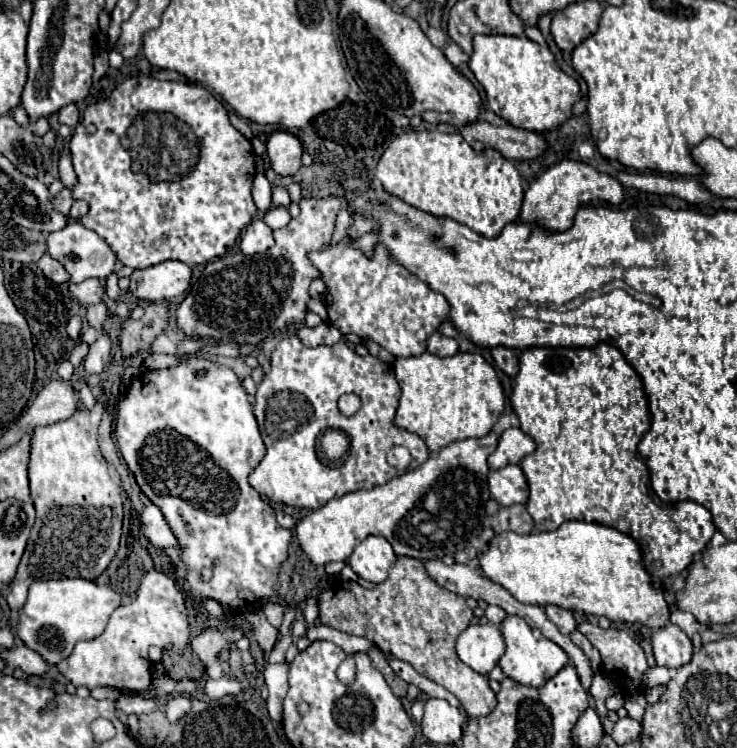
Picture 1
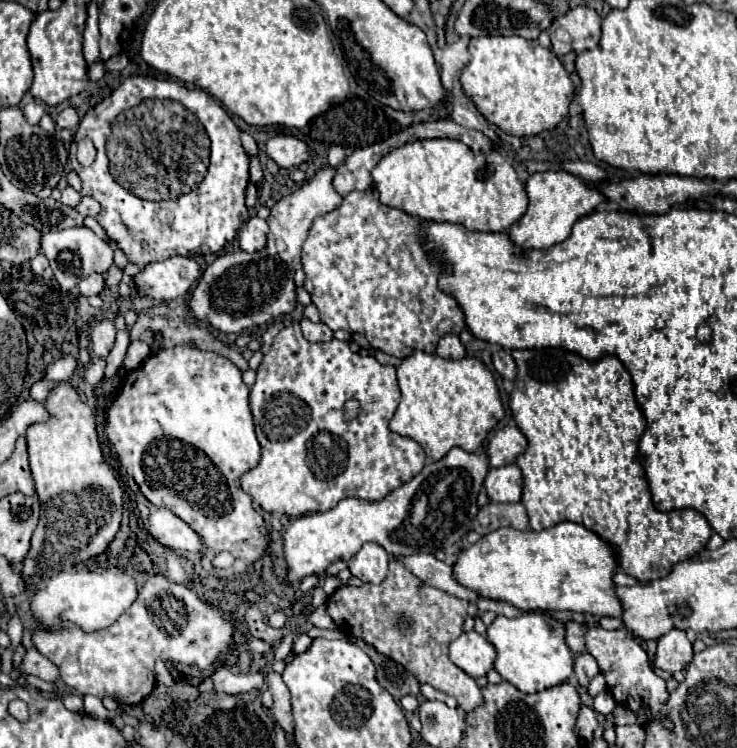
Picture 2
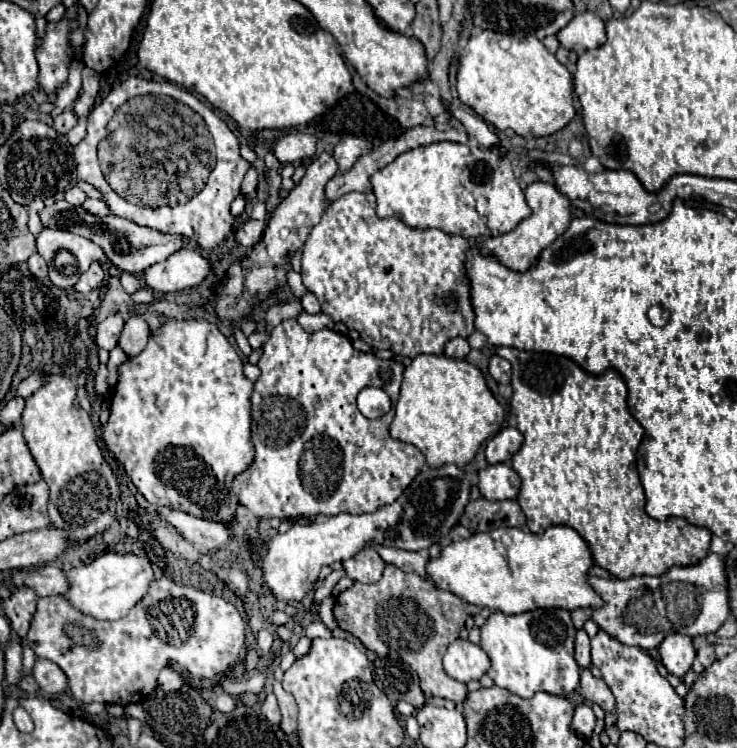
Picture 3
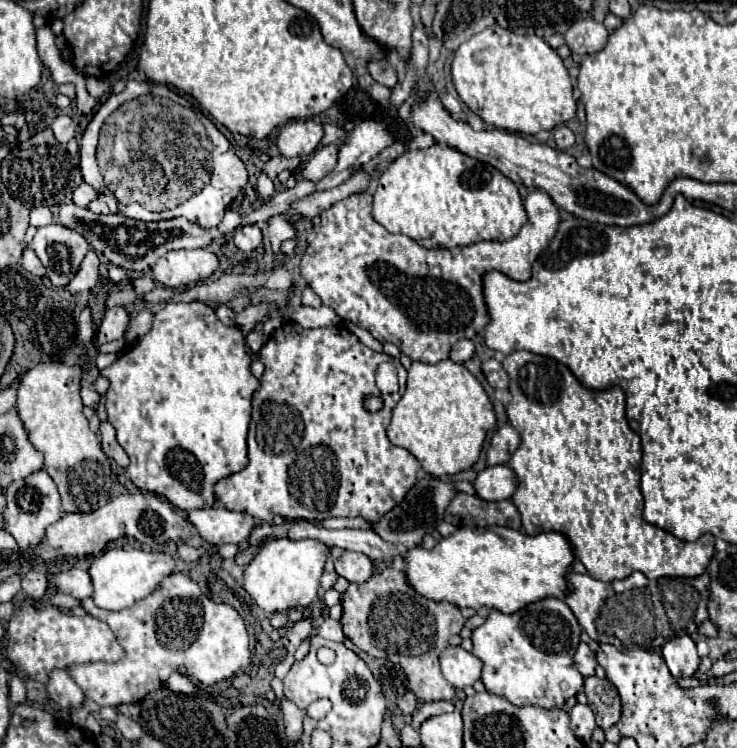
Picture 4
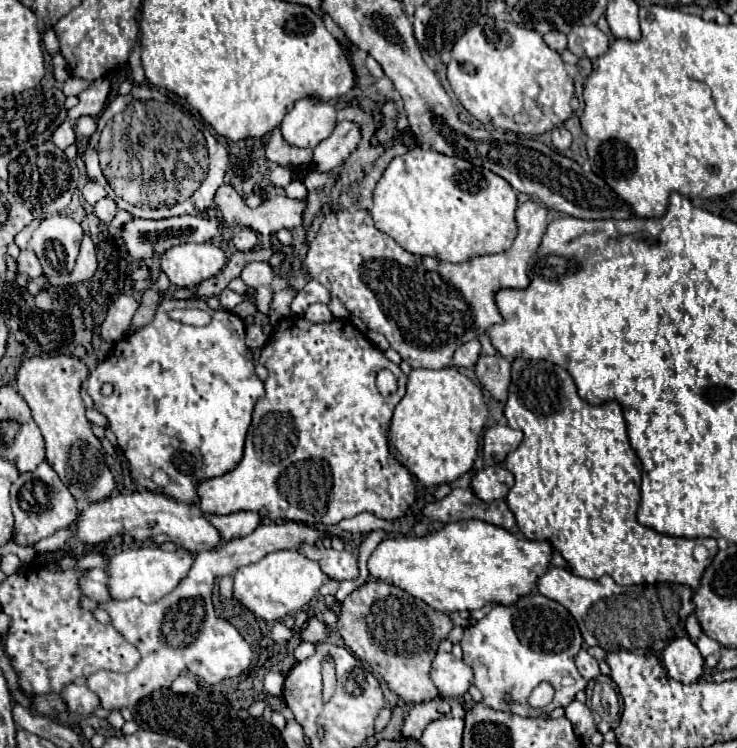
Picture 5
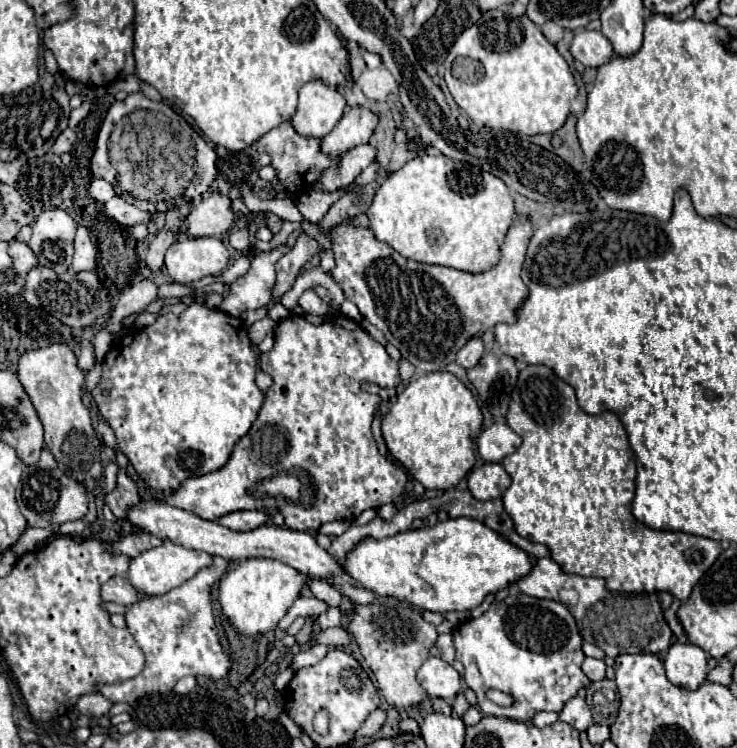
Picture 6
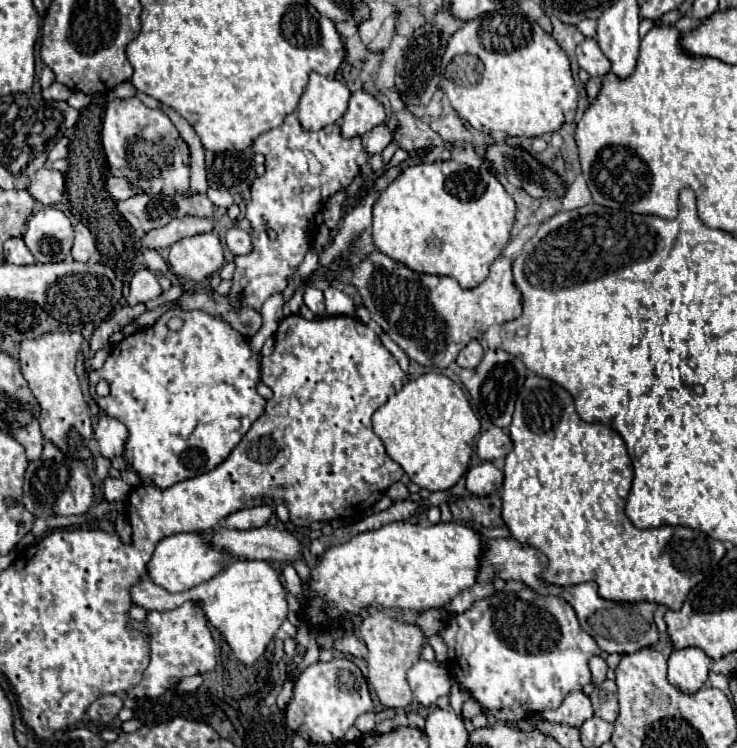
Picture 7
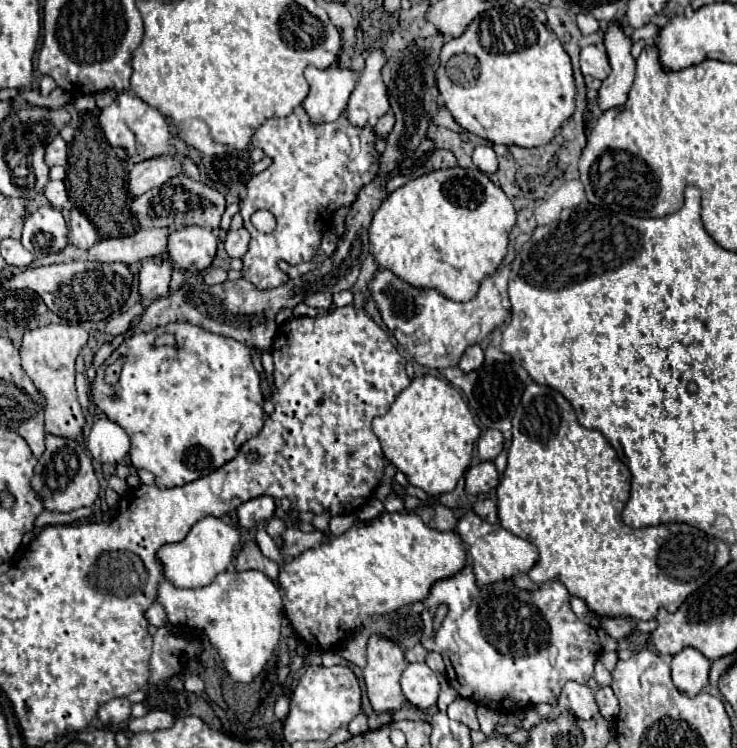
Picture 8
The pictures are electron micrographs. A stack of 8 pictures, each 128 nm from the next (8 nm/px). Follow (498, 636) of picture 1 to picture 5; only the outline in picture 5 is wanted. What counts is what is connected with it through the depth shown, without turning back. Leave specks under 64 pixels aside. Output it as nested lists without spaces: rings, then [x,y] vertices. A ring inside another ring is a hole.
[[[438,652],[432,662],[432,680],[442,696],[458,698],[472,684],[472,668],[450,652]]]

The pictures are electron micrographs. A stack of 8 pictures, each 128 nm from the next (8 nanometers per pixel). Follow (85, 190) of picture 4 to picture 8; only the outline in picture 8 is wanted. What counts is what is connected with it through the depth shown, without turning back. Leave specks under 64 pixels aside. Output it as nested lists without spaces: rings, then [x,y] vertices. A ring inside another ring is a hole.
[[[174,152],[172,156],[160,156],[134,164],[128,170],[128,192],[142,196],[150,188],[158,188],[182,170],[182,158]]]

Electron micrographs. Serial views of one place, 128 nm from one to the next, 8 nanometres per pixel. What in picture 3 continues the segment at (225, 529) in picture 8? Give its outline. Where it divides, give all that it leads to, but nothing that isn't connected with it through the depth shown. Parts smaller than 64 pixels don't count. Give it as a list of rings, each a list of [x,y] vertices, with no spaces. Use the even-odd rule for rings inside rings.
[[[104,552],[94,562],[78,568],[70,568],[68,576],[68,592],[64,598],[82,614],[98,618],[98,620],[120,620],[124,618],[130,608],[142,600],[148,590],[148,584],[154,580],[154,572],[150,564],[136,554],[116,554]]]

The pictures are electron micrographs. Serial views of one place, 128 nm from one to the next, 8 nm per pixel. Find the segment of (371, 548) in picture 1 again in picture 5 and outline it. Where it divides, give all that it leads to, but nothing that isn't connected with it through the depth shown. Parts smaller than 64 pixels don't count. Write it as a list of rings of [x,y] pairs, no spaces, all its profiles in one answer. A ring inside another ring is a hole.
[[[302,546],[298,548],[302,554],[306,554],[312,560],[318,560],[324,574],[328,574],[334,580],[356,580],[358,578],[358,558],[352,552],[338,552],[338,550],[326,550],[318,546]]]

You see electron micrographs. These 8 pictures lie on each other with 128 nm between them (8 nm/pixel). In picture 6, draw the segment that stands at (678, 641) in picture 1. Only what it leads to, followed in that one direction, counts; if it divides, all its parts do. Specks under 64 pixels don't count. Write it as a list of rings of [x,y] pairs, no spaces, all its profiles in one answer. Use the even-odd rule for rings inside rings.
[[[674,642],[664,658],[666,676],[672,684],[696,690],[706,680],[706,662],[708,654],[690,644],[690,642]]]

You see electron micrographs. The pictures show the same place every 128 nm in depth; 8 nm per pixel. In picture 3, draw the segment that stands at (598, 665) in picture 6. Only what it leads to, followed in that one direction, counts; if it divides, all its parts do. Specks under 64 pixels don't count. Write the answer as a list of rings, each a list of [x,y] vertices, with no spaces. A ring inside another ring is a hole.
[[[580,628],[576,632],[576,662],[580,668],[588,668],[592,662],[590,662],[590,638],[586,634],[584,628]]]

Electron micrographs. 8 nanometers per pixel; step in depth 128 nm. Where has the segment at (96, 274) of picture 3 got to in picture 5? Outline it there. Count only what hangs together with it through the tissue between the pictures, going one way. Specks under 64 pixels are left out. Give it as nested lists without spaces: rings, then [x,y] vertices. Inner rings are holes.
[[[84,236],[82,240],[82,246],[80,246],[80,256],[76,260],[76,266],[70,274],[72,282],[86,282],[86,280],[92,280],[96,272],[96,250],[94,250],[94,244],[88,236]]]

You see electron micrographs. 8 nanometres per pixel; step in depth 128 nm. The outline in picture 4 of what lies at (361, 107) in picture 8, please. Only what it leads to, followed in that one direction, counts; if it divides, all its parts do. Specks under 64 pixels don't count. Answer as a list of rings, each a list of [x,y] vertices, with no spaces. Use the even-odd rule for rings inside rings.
[[[336,144],[324,146],[322,150],[316,150],[302,170],[304,180],[320,182],[326,174],[330,174],[336,168],[336,160],[338,160],[338,146]]]

